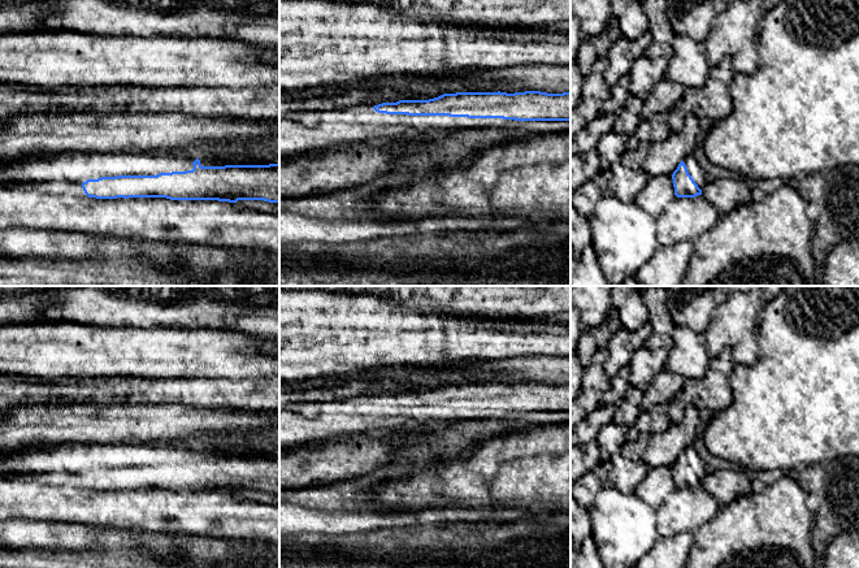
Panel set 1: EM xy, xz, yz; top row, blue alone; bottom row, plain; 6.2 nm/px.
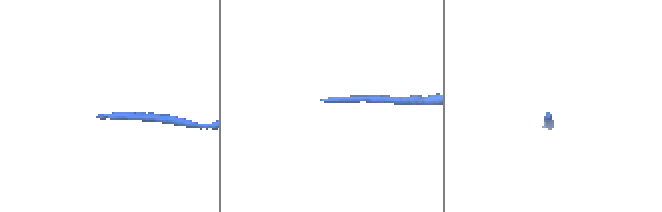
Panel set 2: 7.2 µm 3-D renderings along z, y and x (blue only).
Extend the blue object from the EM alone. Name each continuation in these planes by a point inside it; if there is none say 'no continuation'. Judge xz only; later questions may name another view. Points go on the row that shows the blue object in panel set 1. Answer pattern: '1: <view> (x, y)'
1: xz (343, 126)

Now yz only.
1: yz (695, 170)

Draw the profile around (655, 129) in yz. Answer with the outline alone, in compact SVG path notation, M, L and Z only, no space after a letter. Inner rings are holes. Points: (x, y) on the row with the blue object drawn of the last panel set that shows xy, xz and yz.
M656 114L652 118L642 118L635 133L628 136L626 148L634 149L642 142L648 144L661 142L671 134L667 125L667 114Z

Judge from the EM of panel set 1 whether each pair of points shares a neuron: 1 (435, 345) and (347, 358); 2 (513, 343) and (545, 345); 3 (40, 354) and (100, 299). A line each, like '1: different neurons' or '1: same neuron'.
1: same neuron
2: same neuron
3: different neurons

